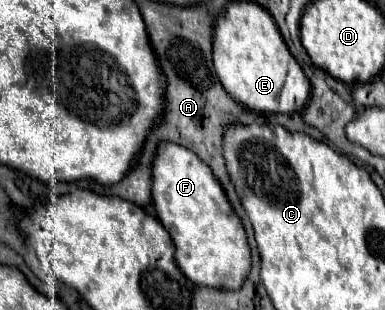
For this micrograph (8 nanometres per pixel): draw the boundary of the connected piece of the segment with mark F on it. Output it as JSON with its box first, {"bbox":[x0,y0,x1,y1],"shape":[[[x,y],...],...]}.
{"bbox":[153,142,251,290],"shape":[[[165,142],[153,160],[153,204],[177,246],[177,266],[197,286],[239,290],[251,270],[251,248],[241,218],[211,168],[187,148]]]}

